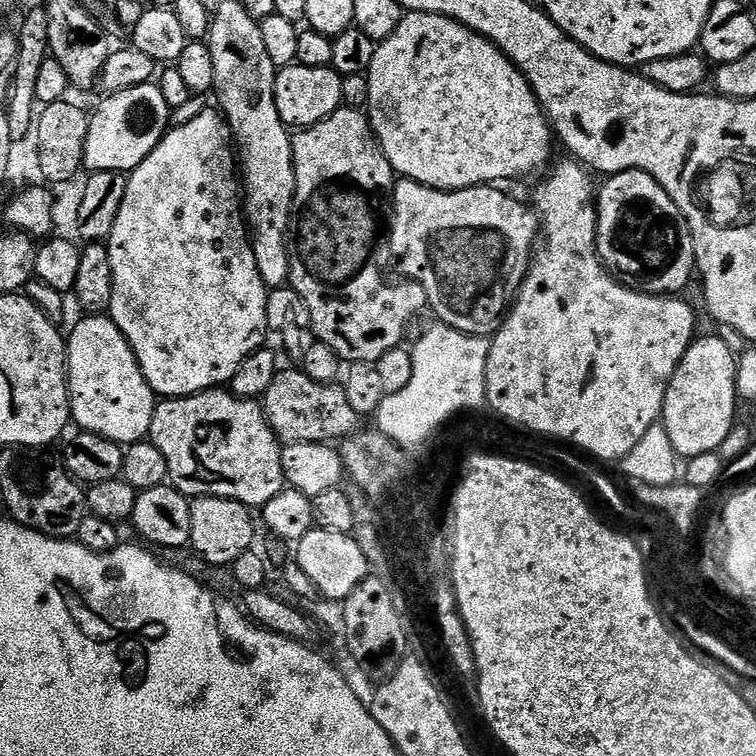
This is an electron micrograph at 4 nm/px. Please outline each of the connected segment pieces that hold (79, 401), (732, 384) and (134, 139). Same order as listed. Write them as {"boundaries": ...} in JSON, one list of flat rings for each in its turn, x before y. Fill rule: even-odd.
{"boundaries":[[[88,314,83,317,76,325,71,325,72,333,66,336,66,371,68,374,68,398,70,401,70,416,74,421,77,429,89,432,90,434,98,434,102,438,110,438,114,443,127,446,129,444,139,444,152,431,152,419,154,418,154,410,158,403,158,397,153,392,152,387,146,382,146,378,142,374,140,364,136,360,136,355,132,353,132,345,128,339,122,334,122,330,118,330,118,326,107,315,104,314]],[[701,335,699,338,692,341,686,354,676,373,668,390,666,392,666,398,664,399,664,415,662,417,662,423,666,434,670,434,670,442,674,442,674,450,677,456,681,458,691,458,698,455,704,455,707,452,716,452,727,439,727,436,731,434,732,429,738,424,738,419,736,419,736,402,738,403,738,395,736,388,736,374,737,374,737,363,738,356,737,353,732,353,732,348,723,340,720,336,704,336]],[[159,83,130,86,130,90,113,92,91,113,84,151,84,168,93,172,131,174,153,152,170,127,170,109,162,98]]]}

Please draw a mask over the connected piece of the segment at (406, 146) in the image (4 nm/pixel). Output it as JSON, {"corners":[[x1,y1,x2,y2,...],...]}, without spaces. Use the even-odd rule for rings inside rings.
{"corners":[[408,12,404,21,398,26,398,30,394,30,394,34,390,34,390,38,377,43,374,62,370,62,366,77,369,82,366,115,372,121,372,131,376,134,376,141,379,142,380,149,386,154,393,170,403,179,416,180,428,188,445,190,492,186,500,182,496,180,512,180,515,176,524,176,527,172,542,167,552,156,554,132,544,109,540,106,540,101,532,93,532,87,528,85,528,79,495,44,474,30,470,30,466,25,459,24,451,16,439,16,433,12]]}

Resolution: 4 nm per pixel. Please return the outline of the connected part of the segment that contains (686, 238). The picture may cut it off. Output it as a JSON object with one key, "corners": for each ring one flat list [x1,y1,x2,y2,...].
{"corners":[[635,168,625,172,614,172,598,192,598,209,596,222,596,253,608,267,608,271,622,284,645,292,651,296,676,296,697,271,696,247,692,231,688,225,688,217,678,210,674,198,662,190,662,186,650,174]]}

